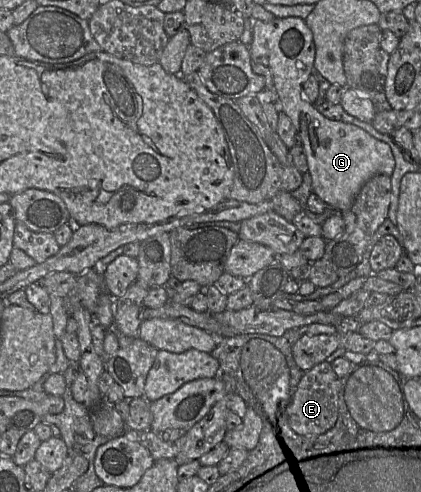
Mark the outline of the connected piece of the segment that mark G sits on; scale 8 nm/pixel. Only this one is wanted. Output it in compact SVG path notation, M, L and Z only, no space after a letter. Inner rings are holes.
M298 17L276 18L270 22L252 20L253 41L249 45L252 61L267 66L273 77L273 84L279 98L279 110L283 110L296 128L306 151L308 171L312 177L312 189L327 205L338 212L351 208L364 184L375 175L392 176L395 158L390 146L374 138L362 128L323 116L314 103L303 93L303 86L314 68L315 45L313 33L305 20Z

